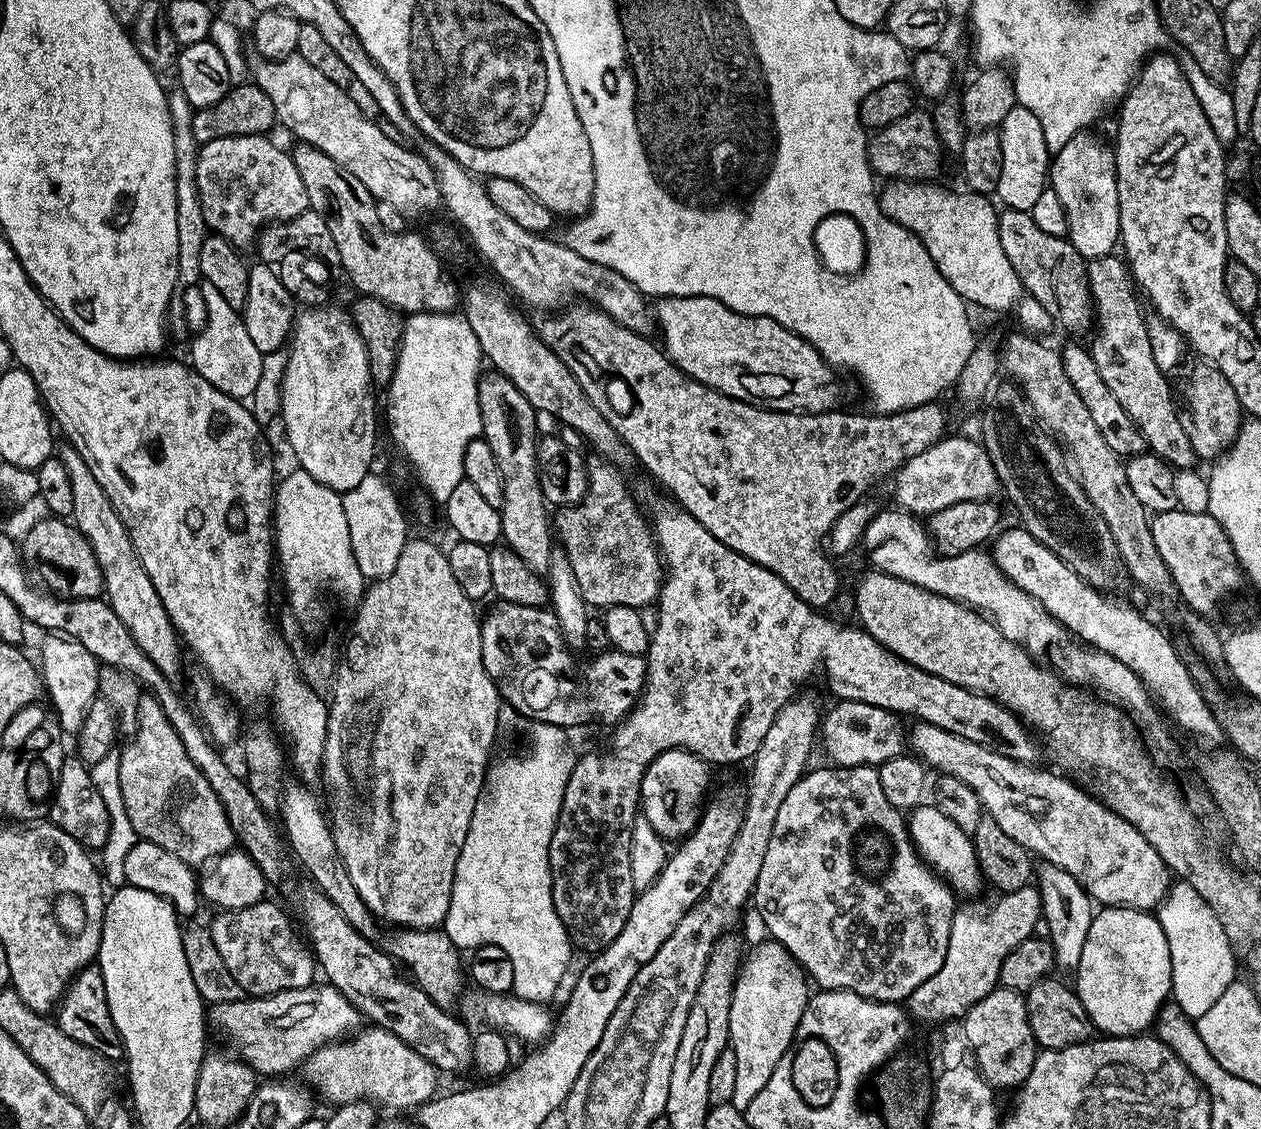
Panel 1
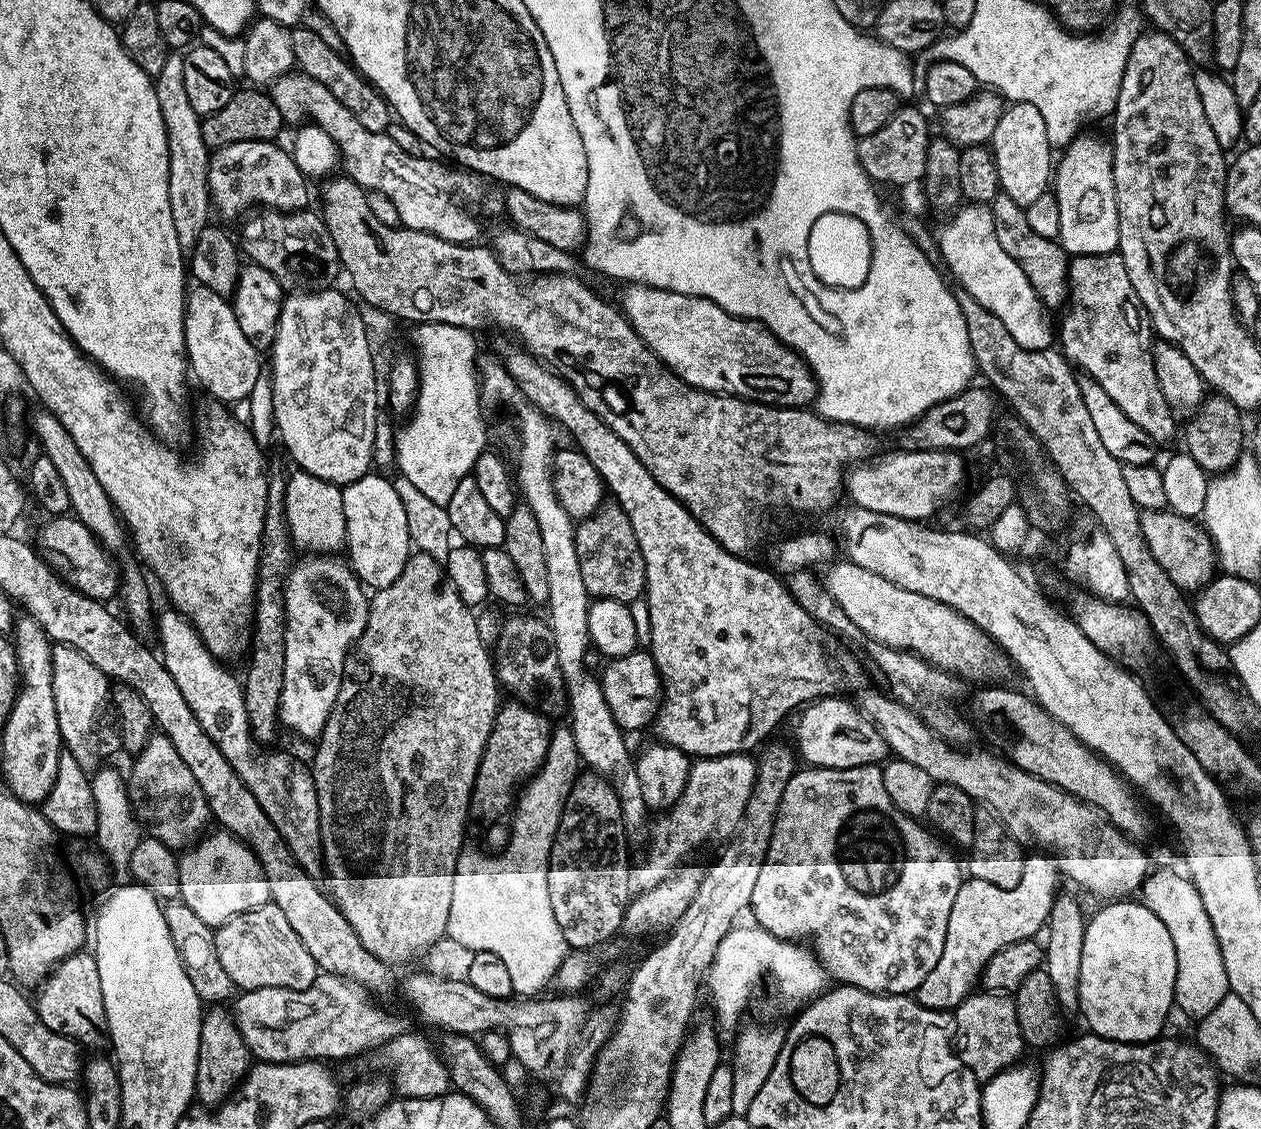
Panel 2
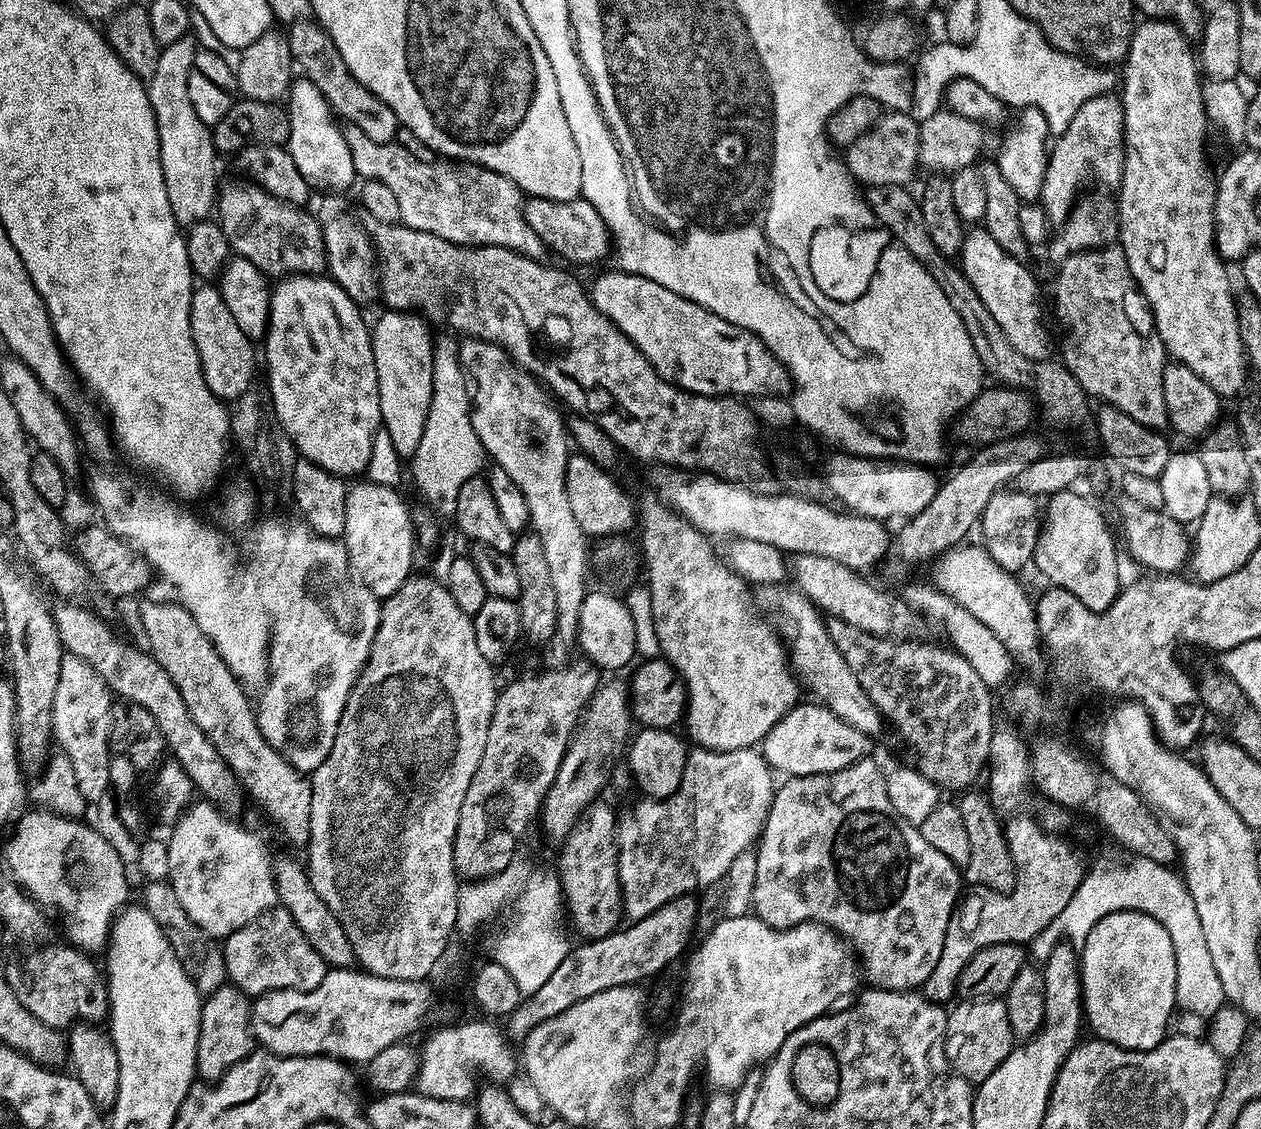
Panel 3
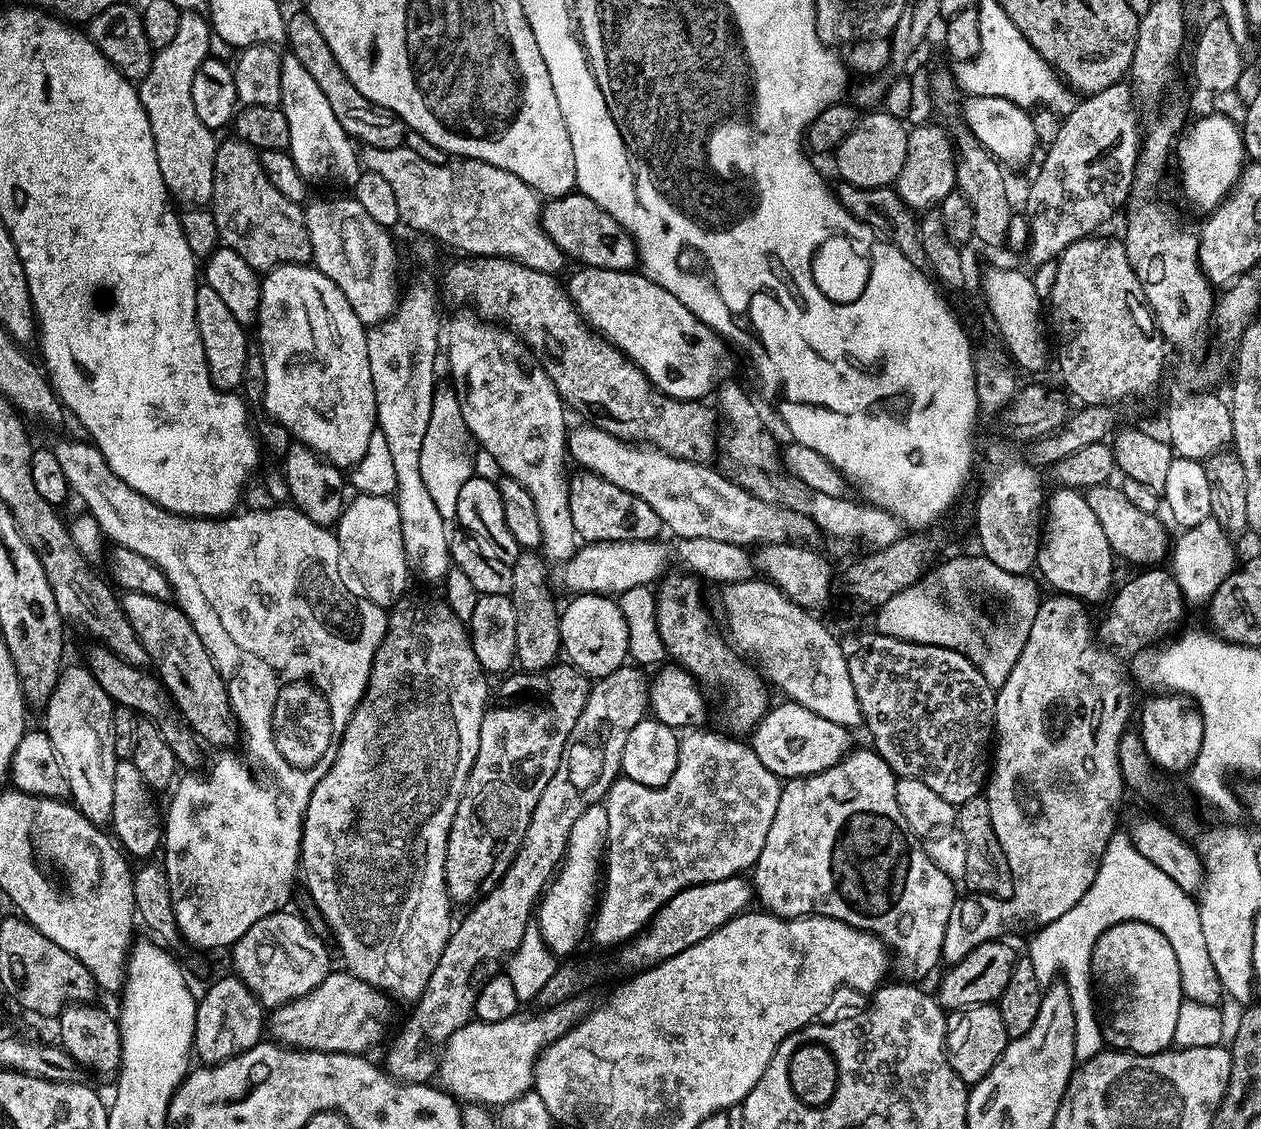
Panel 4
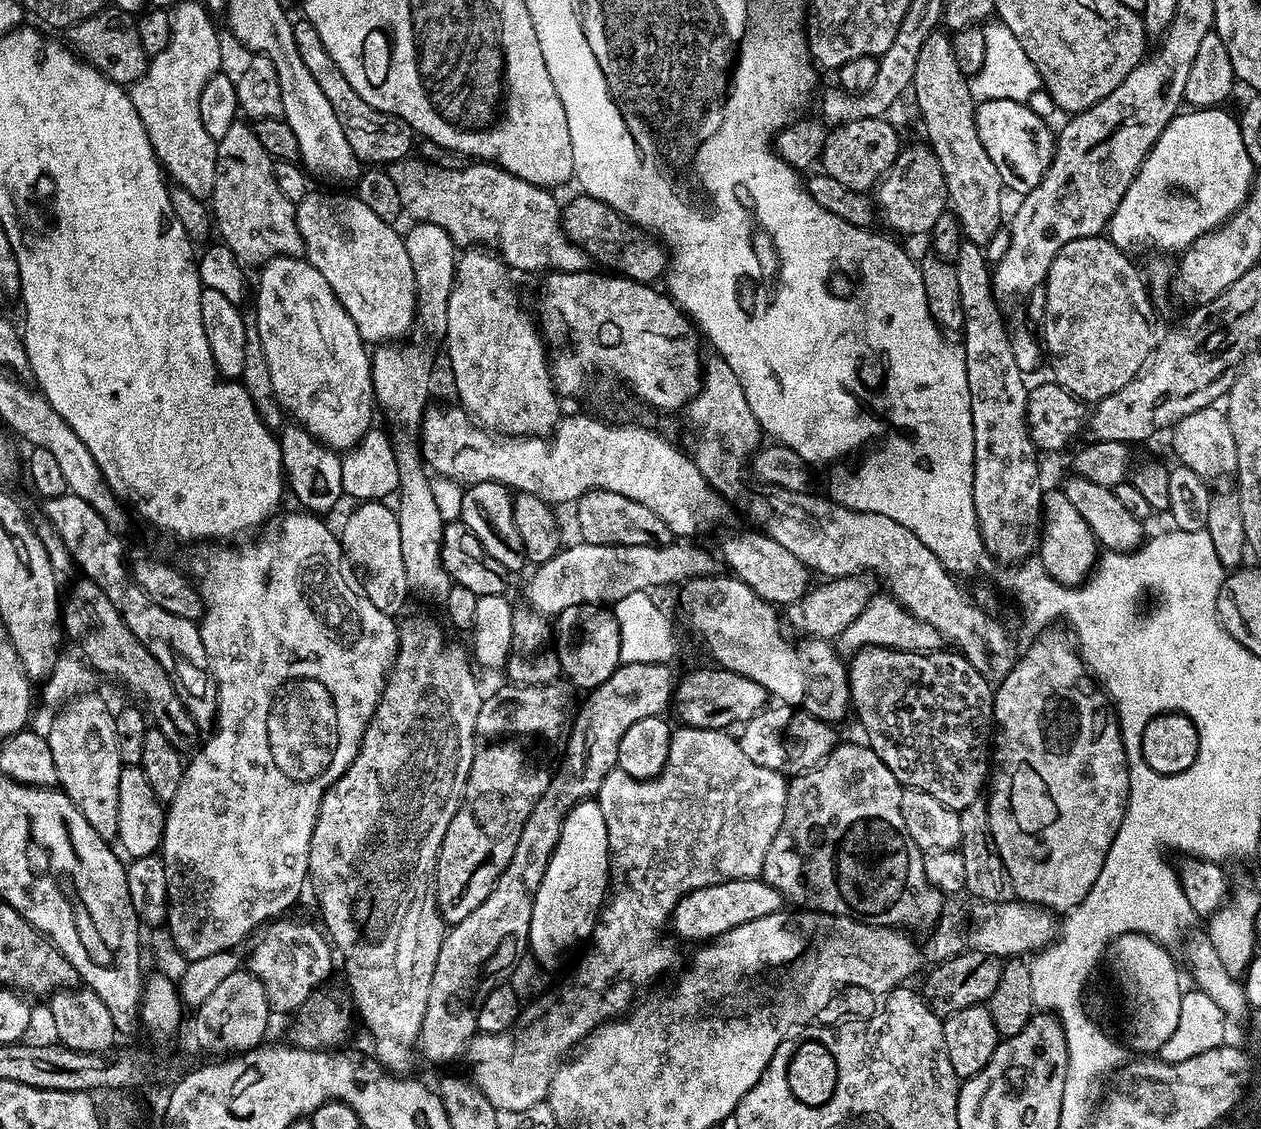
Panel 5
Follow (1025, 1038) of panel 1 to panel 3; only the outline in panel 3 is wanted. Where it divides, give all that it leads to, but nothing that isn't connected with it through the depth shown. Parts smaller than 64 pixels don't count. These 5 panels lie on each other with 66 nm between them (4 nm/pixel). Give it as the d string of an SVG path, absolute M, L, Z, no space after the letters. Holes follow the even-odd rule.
M995 996L964 998L959 1002L956 1009L948 1012L948 1025L943 1031L947 1067L955 1075L966 1078L969 1084L979 1086L1012 1053L1014 1037L1010 1030L1010 1014L1006 1014L1003 999Z

